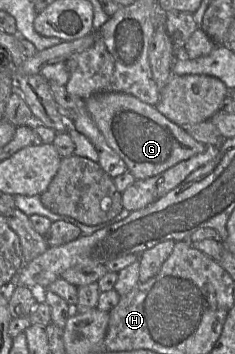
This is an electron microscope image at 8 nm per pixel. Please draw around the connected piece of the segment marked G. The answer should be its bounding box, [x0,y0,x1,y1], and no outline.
[84,92,206,180]

